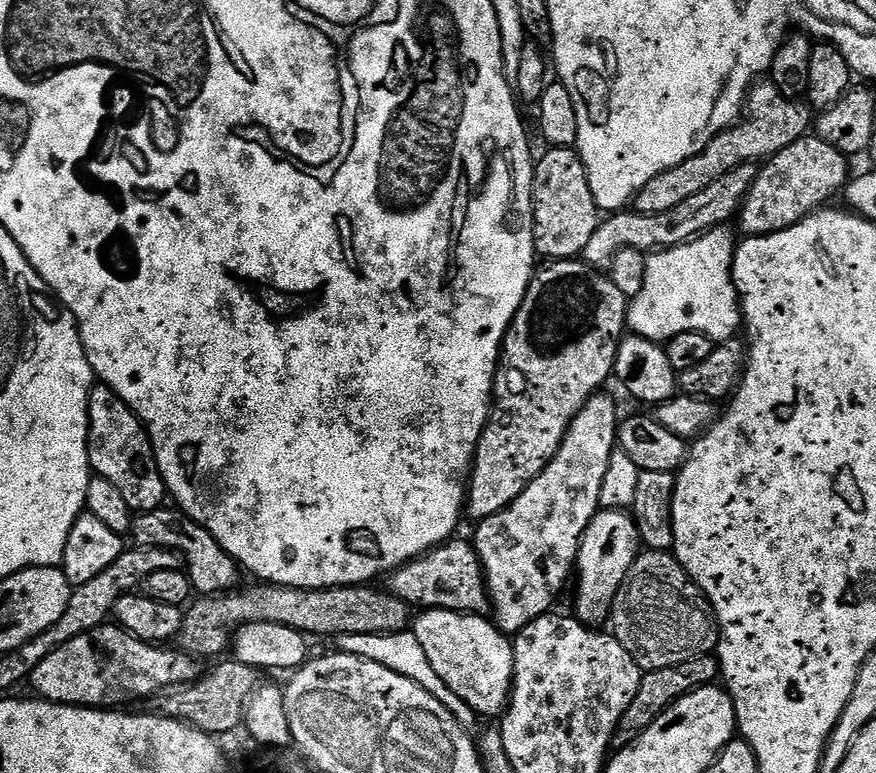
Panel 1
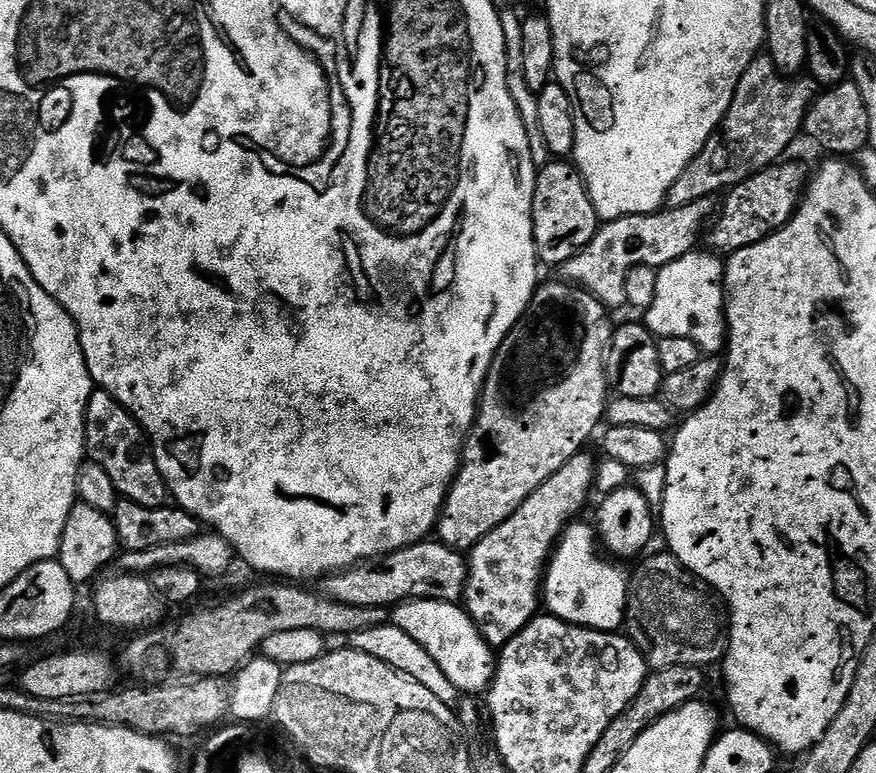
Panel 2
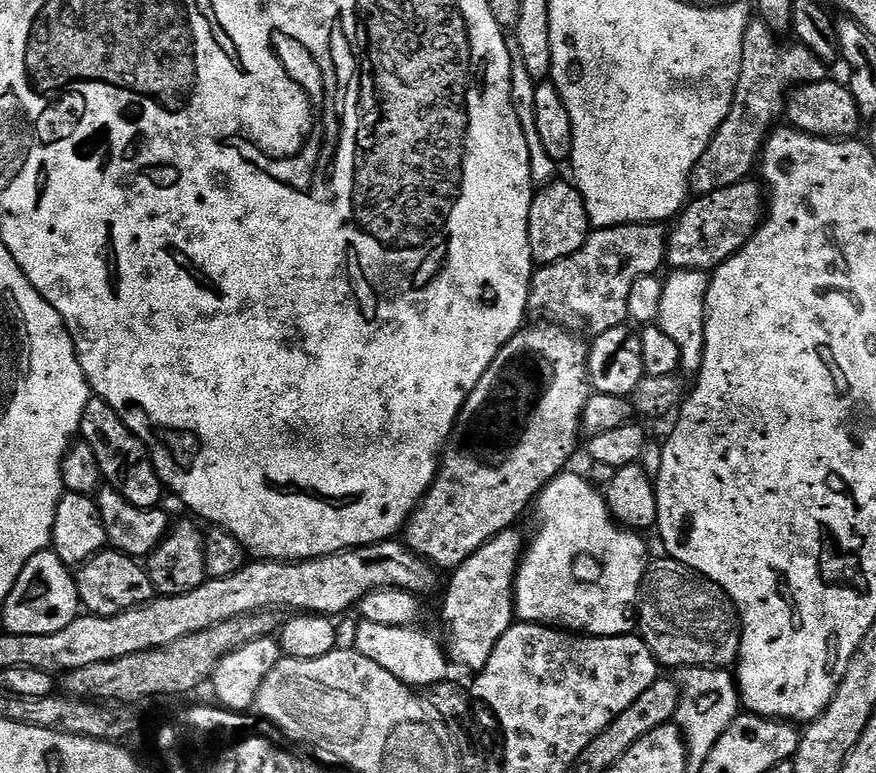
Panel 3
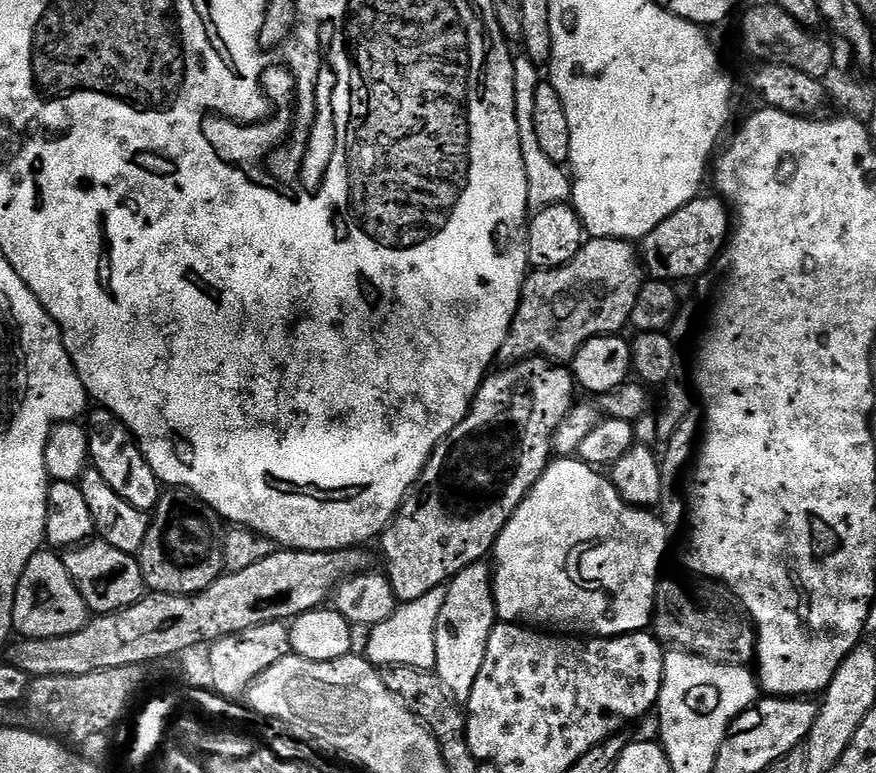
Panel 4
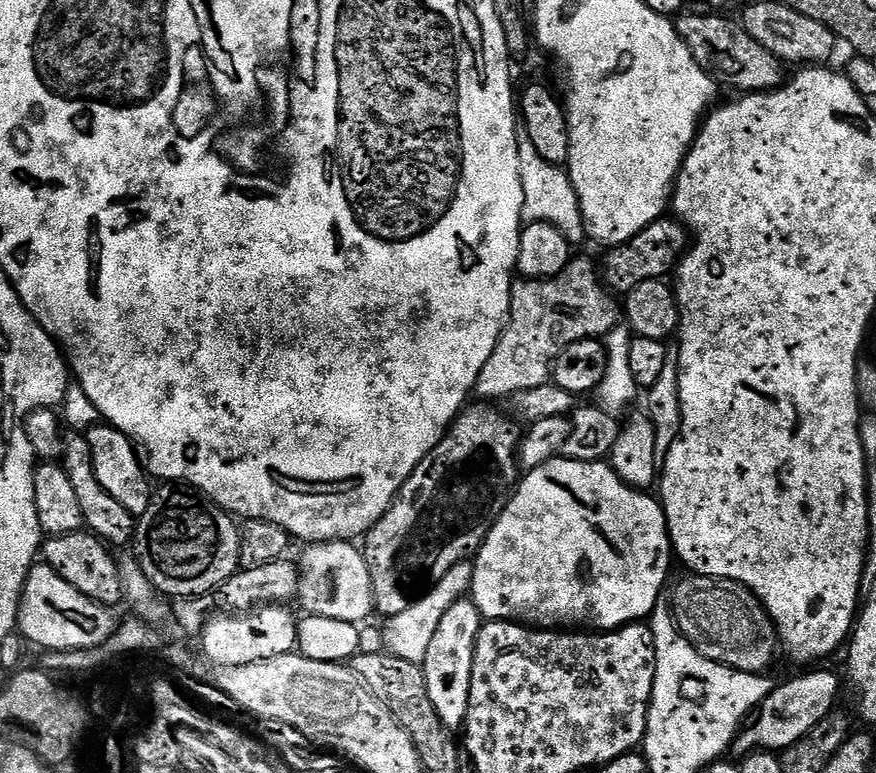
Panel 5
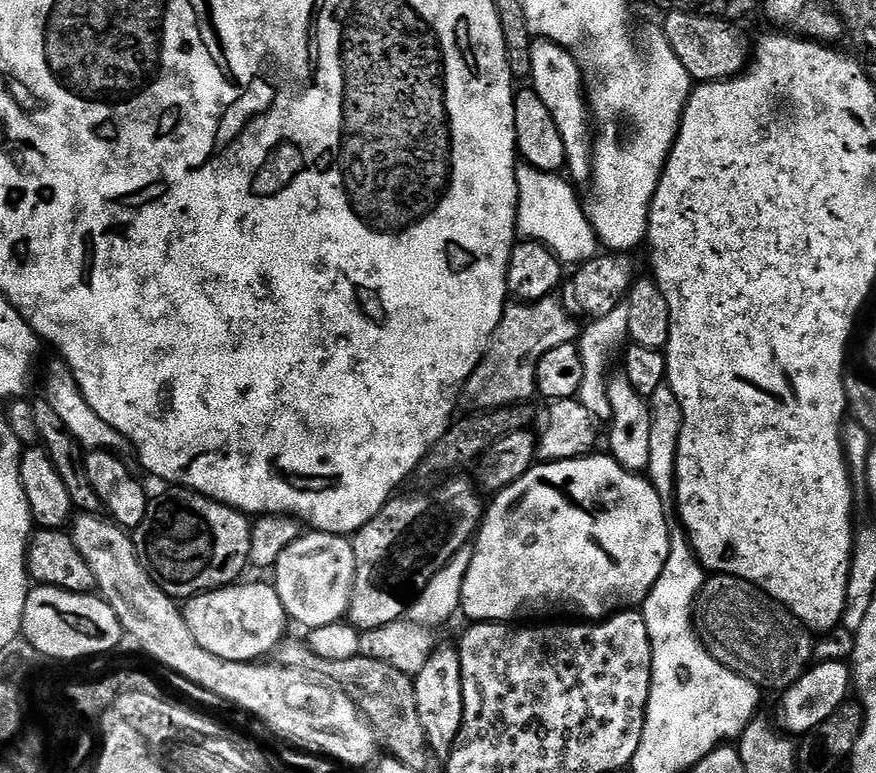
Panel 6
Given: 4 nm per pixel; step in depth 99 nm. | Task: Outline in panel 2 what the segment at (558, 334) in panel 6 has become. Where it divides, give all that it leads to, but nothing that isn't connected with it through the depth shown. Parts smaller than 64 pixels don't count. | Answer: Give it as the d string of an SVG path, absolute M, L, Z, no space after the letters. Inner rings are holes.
M707 196L698 198L698 202L690 202L690 206L665 206L659 212L623 216L601 223L592 241L562 265L563 279L587 290L609 310L624 308L627 305L626 278L629 270L632 267L652 267L659 270L693 251L699 245L696 244L699 240L701 243L702 233L713 219L717 208L717 201Z

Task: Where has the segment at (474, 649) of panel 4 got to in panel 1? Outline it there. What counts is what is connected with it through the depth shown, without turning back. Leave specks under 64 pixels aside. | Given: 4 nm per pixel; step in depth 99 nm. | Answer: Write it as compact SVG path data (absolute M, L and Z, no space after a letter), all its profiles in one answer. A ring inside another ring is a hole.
M597 394L591 396L589 400L584 403L582 410L578 410L578 414L572 420L572 425L569 426L567 434L564 436L562 446L558 450L558 454L554 454L554 458L542 470L542 474L538 474L538 478L534 478L528 483L528 488L522 490L522 494L518 494L518 498L514 498L514 502L505 510L493 516L488 517L487 520L481 520L475 525L476 540L474 539L474 547L480 565L484 567L484 580L488 584L488 598L490 601L491 611L496 611L494 615L494 623L501 632L505 634L515 634L522 631L526 626L530 626L530 622L534 622L539 616L547 616L553 611L552 603L556 600L556 595L563 590L564 587L569 587L570 581L574 576L574 565L576 562L576 555L580 549L582 538L586 534L586 530L590 526L592 519L596 517L596 513L601 511L602 505L600 503L600 495L602 494L602 482L608 473L608 467L612 461L614 453L618 448L618 425L621 423L622 416L616 413L616 404L610 397L605 394Z

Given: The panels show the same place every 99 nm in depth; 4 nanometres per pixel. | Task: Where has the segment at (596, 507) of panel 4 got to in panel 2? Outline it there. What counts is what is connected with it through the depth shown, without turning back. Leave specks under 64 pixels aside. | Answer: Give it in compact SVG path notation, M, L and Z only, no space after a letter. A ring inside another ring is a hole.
M573 522L564 530L564 535L560 538L555 552L544 574L544 583L542 585L542 604L546 609L547 615L556 616L559 620L566 621L567 624L573 624L579 628L593 628L599 632L619 633L625 627L624 612L628 609L628 585L630 583L629 573L623 572L619 568L619 563L613 562L602 551L598 543L598 537L594 531L593 525L579 524Z

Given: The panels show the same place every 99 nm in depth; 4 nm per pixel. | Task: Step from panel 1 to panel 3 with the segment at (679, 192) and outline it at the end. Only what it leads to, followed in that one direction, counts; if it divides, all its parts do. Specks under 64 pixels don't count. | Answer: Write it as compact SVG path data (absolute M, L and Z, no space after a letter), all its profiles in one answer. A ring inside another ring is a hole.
M758 18L749 19L746 38L742 38L742 70L738 74L738 86L734 90L734 102L730 106L730 114L726 114L722 126L718 126L715 138L710 142L710 146L706 146L702 158L698 158L692 171L690 188L696 196L705 196L719 188L734 186L739 180L749 179L764 151L764 141L768 139L774 126L781 123L784 116L784 101L788 93L799 84L829 79L830 68L822 62L822 58L810 54L810 50L806 50L806 46L798 42L783 44L779 39L783 40L775 28L771 28Z

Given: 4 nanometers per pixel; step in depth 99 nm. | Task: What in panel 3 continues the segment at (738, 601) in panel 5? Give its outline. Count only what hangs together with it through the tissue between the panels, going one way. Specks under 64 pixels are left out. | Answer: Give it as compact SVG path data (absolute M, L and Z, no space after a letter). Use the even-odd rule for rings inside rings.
M663 558L664 560L653 559L649 563L648 569L644 572L644 581L640 587L640 603L636 606L636 620L638 621L638 635L641 640L646 642L646 646L654 654L657 665L668 668L676 668L675 670L683 670L686 668L719 668L728 670L737 663L740 654L740 615L736 613L736 607L732 599L726 594L726 590L722 590L722 586L718 586L710 578L699 576L695 570L688 568L682 562L671 558Z

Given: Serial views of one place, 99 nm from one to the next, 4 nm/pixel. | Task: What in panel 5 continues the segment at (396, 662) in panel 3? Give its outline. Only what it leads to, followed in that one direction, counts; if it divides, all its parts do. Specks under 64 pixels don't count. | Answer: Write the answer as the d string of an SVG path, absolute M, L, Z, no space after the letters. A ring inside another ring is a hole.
M467 559L458 562L458 566L450 566L450 570L446 570L446 578L429 588L409 608L402 610L402 614L394 614L383 621L384 648L389 656L397 656L406 662L423 665L426 650L430 641L434 639L434 630L438 630L438 622L442 622L442 614L446 614L446 610L450 610L454 602L469 595L472 587L472 565L473 561Z

